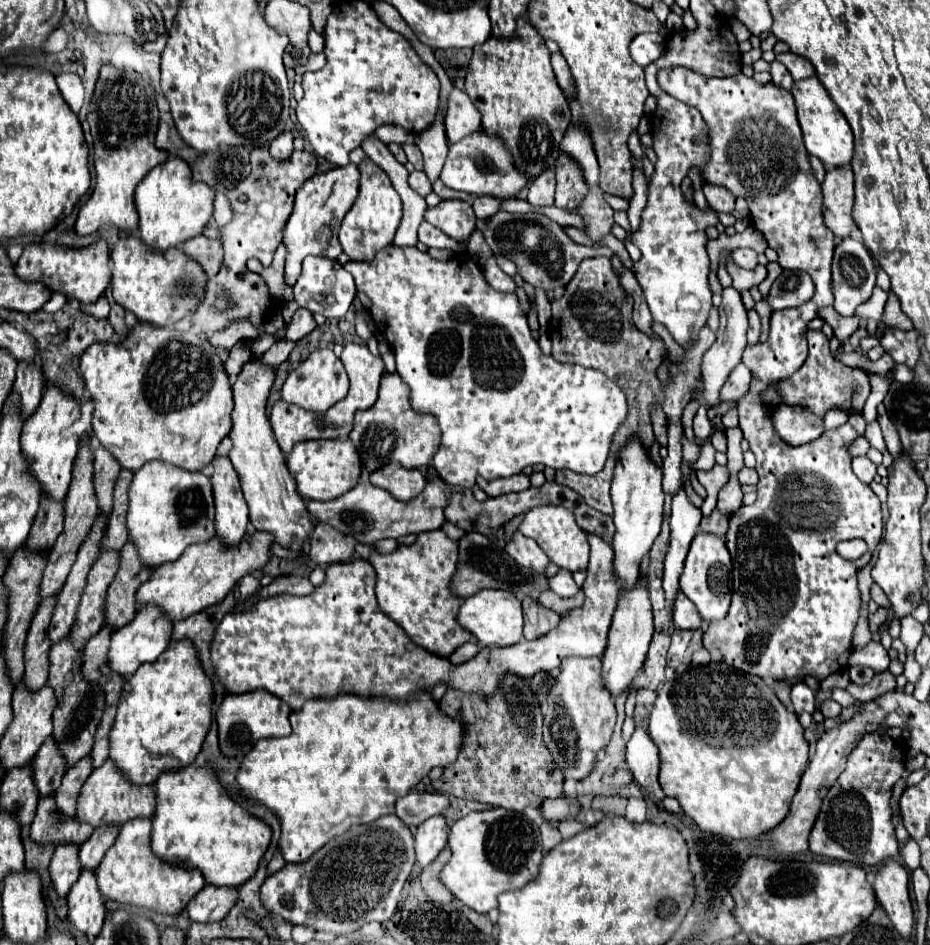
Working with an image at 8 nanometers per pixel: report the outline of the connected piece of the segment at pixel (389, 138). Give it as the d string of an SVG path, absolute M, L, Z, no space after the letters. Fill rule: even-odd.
M384 125L379 127L374 135L385 144L390 143L414 143L415 135L413 133L407 132L400 126L395 125Z

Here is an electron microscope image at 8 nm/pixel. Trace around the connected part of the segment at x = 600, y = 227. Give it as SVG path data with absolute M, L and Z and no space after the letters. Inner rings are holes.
M591 188L587 198L581 204L579 214L585 220L587 236L593 240L599 240L601 236L609 234L613 226L613 208L603 200L603 192L599 188Z

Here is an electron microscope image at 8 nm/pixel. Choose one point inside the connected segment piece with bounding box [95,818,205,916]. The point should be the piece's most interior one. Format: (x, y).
(129, 874)

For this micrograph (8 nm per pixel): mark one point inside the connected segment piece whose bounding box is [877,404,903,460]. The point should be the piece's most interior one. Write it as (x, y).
(890, 434)

